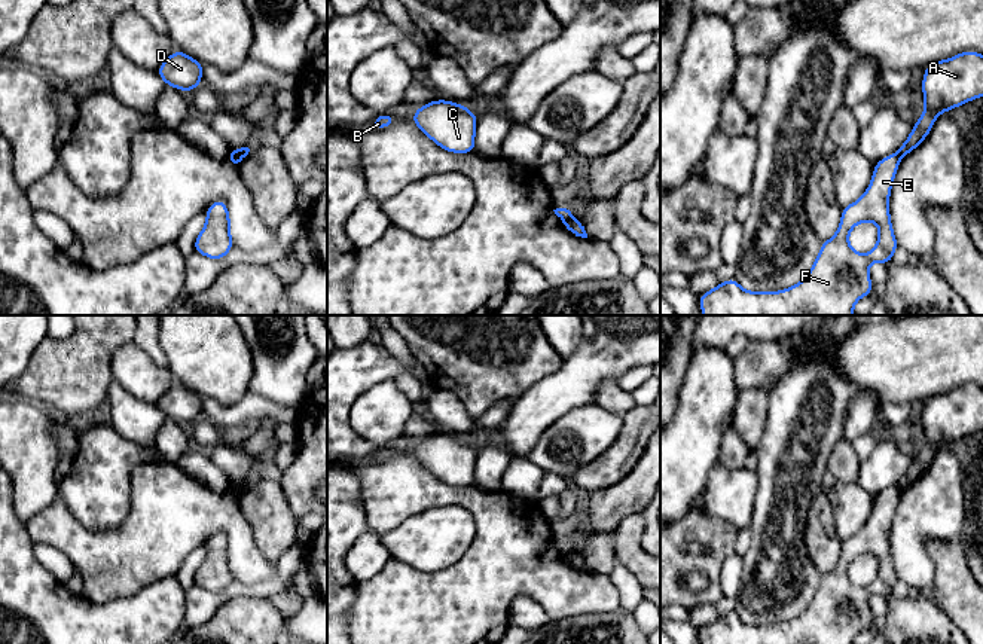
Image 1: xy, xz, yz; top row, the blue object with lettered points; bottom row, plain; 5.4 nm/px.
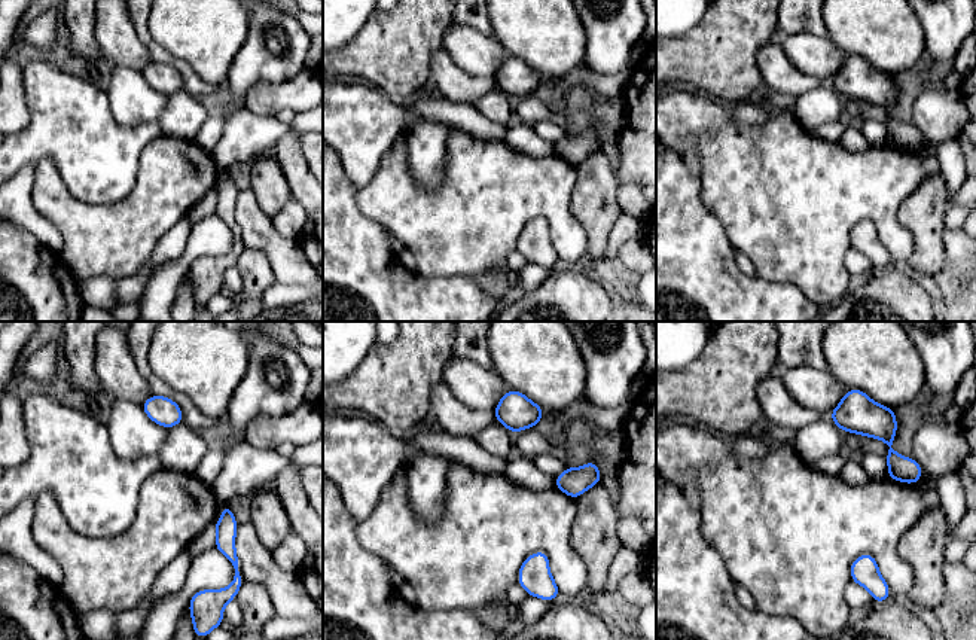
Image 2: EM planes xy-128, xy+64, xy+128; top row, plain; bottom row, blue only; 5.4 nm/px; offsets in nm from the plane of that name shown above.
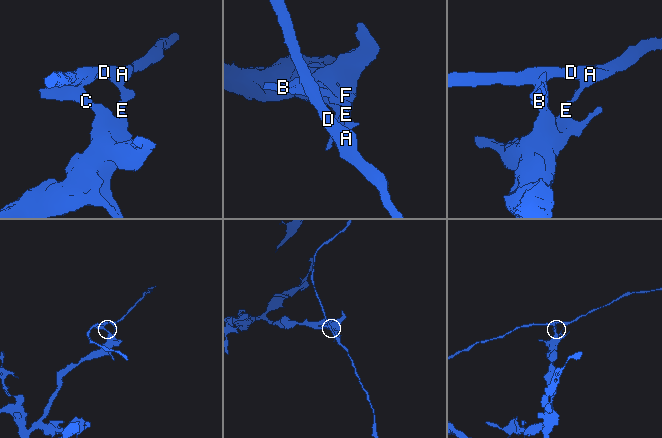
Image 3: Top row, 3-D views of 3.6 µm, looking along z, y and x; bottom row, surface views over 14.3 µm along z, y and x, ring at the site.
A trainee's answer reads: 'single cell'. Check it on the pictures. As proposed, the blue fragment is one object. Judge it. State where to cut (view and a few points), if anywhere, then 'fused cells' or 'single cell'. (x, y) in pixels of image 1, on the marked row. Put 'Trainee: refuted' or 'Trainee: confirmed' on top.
Trainee: refuted
xz (573, 217), (562, 222) | fused cells

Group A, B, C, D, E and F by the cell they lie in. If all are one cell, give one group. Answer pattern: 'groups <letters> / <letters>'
groups A D / B C E F

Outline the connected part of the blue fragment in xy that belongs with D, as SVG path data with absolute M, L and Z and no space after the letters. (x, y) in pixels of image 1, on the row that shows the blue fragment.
M174 51L156 70L165 85L190 92L202 83L204 65L181 51Z

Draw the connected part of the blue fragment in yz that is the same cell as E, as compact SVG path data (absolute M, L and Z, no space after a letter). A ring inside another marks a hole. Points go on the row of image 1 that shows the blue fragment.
M898 153L876 162L863 196L842 207L837 232L821 244L808 275L779 292L747 292L732 277L699 294L703 315L852 315L858 299L874 289L868 275L873 262L889 263L898 248L889 216L889 195L900 167ZM861 222L874 222L879 238L874 248L861 254L852 250L849 232Z

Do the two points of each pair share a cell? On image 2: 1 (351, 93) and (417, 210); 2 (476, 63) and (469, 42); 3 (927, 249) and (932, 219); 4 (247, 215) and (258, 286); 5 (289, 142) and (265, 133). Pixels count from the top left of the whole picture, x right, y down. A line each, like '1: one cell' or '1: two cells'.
1: two cells
2: one cell
3: one cell
4: two cells
5: two cells

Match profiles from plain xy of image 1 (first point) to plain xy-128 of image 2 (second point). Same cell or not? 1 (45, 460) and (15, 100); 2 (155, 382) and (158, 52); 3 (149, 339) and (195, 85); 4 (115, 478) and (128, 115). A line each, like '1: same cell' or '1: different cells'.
1: same cell
2: different cells
3: same cell
4: different cells

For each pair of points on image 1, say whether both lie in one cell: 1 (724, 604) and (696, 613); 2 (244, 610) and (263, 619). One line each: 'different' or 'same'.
1: same
2: same

